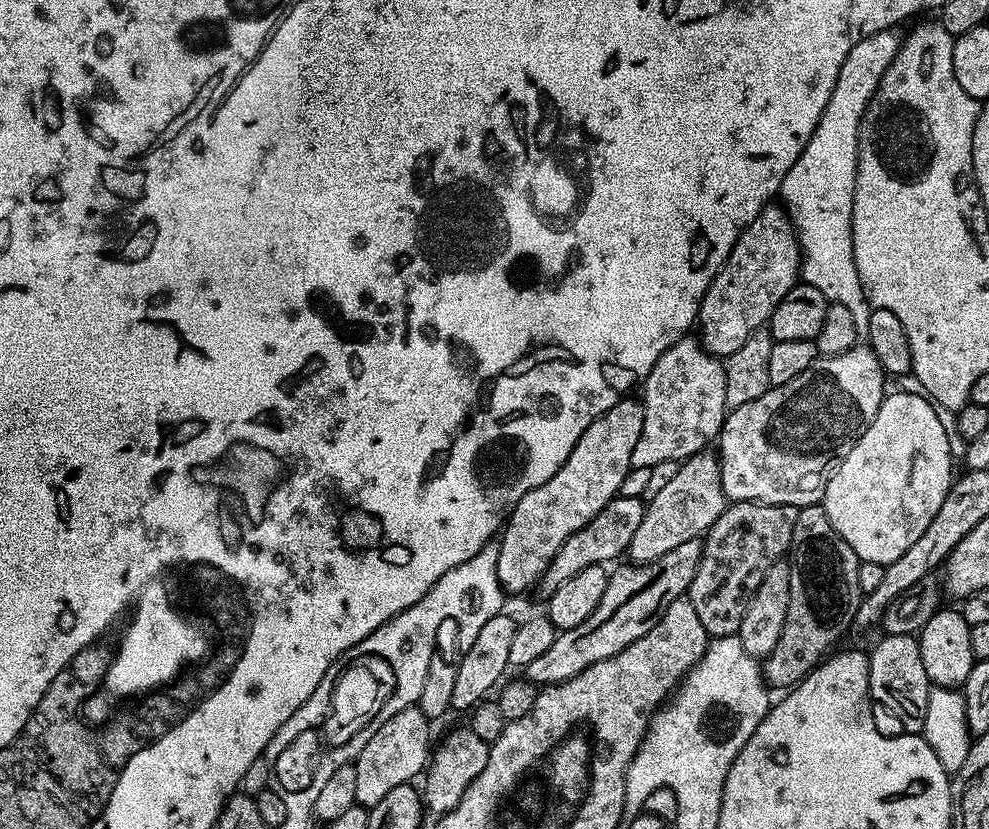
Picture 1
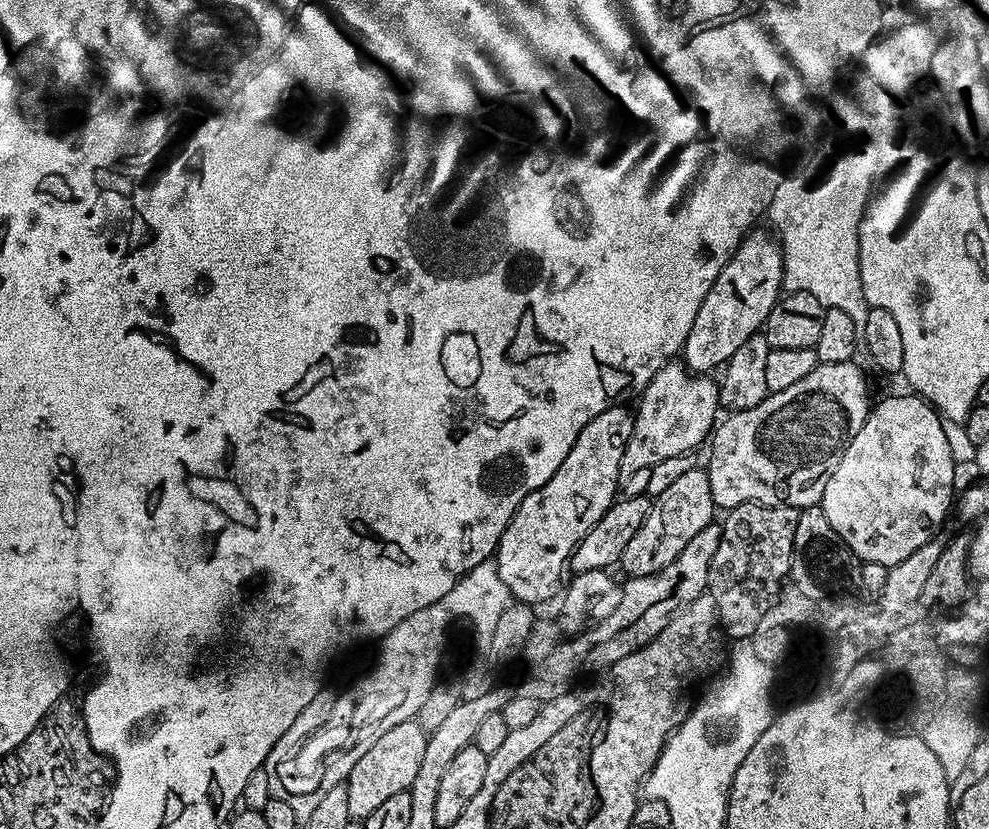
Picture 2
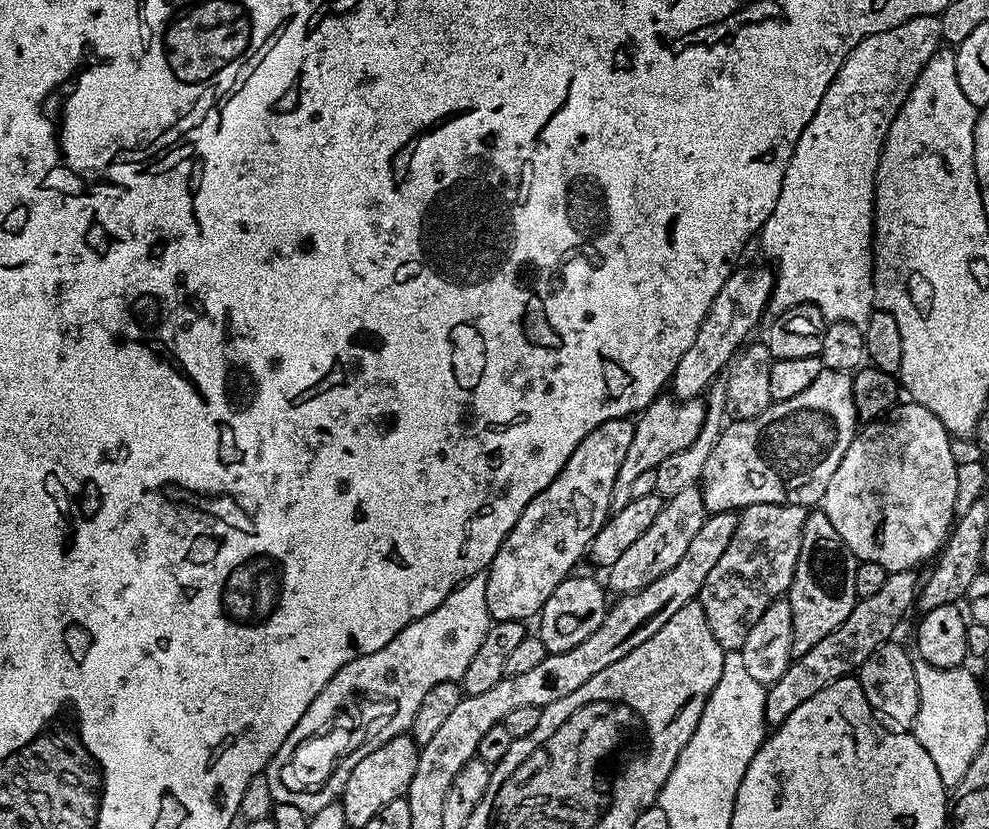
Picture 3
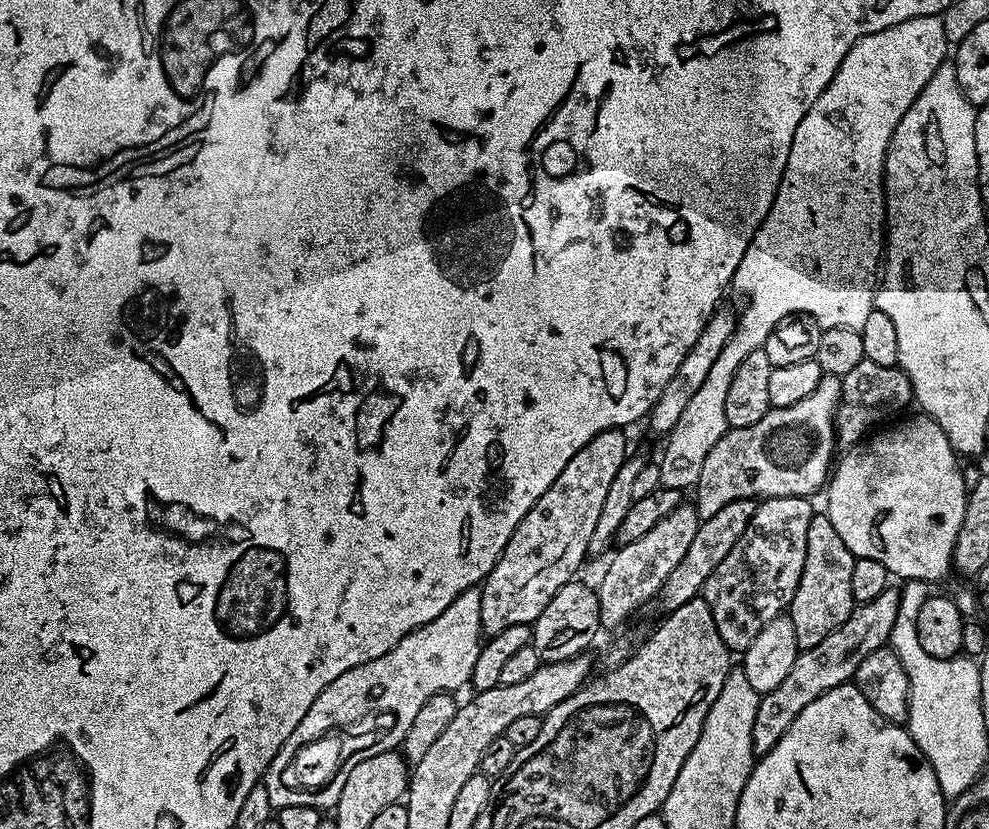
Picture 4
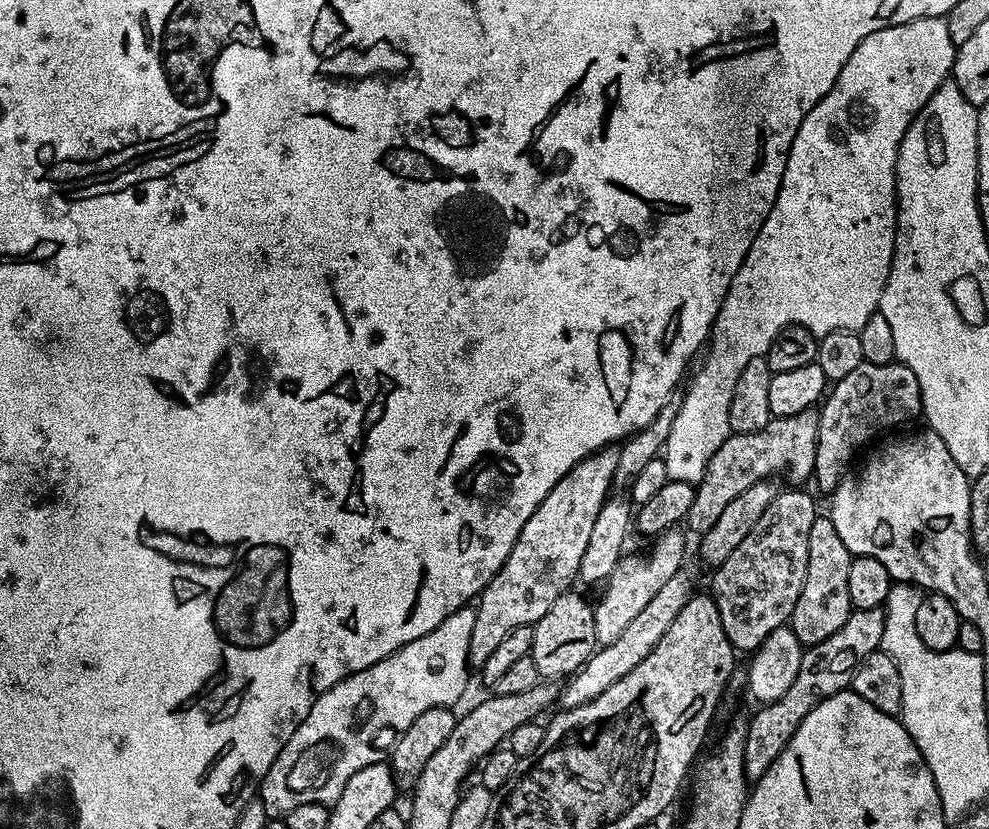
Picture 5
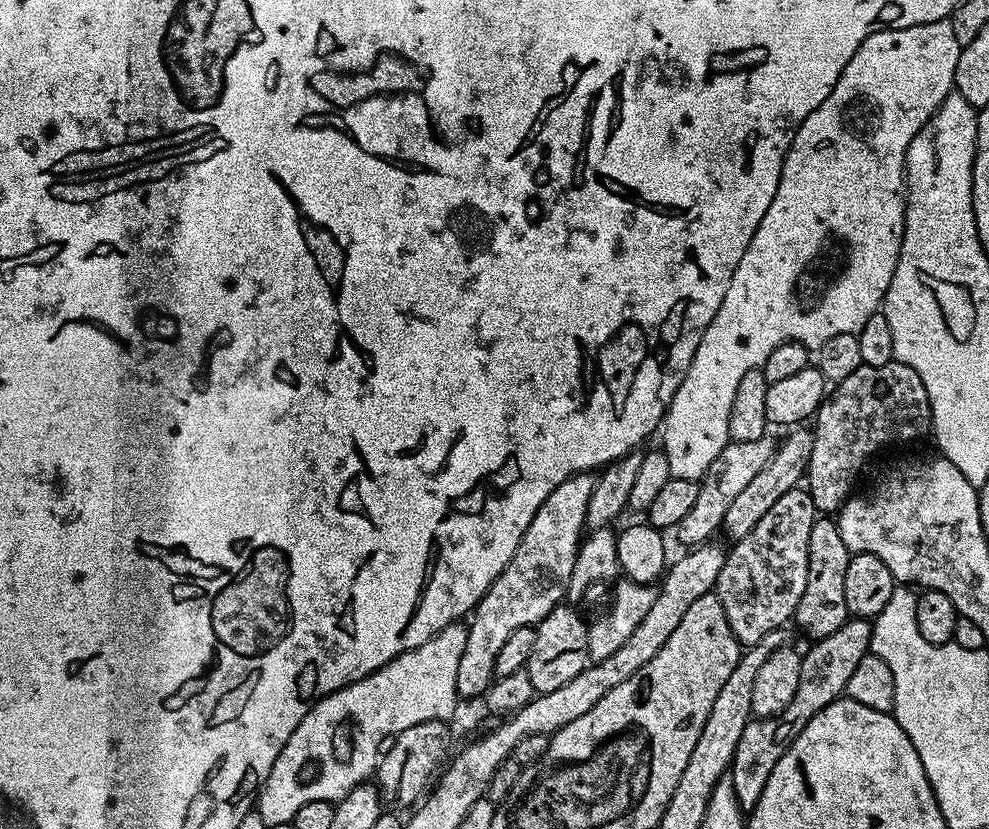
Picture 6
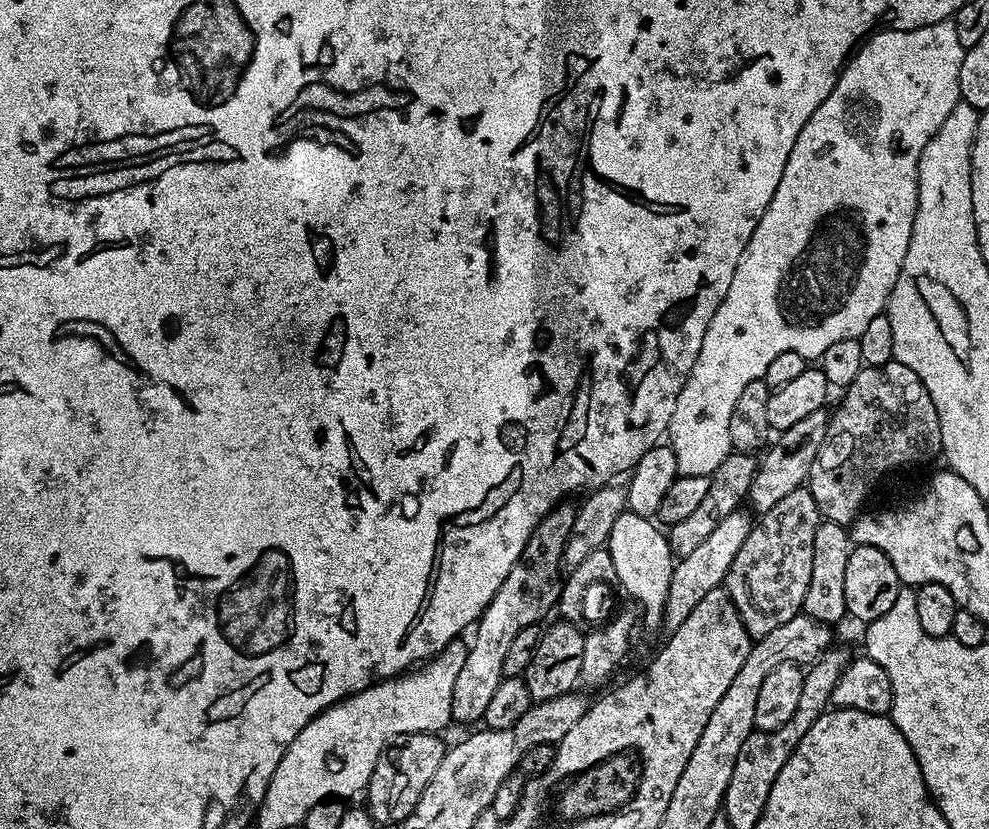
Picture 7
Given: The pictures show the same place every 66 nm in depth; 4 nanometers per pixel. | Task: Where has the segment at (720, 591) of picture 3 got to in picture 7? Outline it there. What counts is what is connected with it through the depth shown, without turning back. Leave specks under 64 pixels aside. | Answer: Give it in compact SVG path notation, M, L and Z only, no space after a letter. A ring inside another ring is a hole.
M807 487L786 494L770 510L759 513L723 582L749 636L770 634L782 622L801 615L814 570L814 534L818 534L821 523L818 502L814 502Z

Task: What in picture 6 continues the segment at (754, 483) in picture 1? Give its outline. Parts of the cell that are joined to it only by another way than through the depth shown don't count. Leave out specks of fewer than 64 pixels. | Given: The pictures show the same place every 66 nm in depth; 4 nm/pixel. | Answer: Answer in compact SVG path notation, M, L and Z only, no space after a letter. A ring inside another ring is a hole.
M771 438L754 442L733 440L725 446L722 454L718 454L718 458L710 462L710 470L706 470L704 479L699 481L700 490L698 499L694 502L694 510L690 510L690 514L686 514L686 518L682 518L682 522L675 529L674 535L682 543L688 544L684 546L709 543L715 537L712 535L723 529L726 510L730 510L734 498L738 498L739 492L754 479L754 474L758 474L758 470L762 470L770 462L777 447L777 441L775 439L772 441Z

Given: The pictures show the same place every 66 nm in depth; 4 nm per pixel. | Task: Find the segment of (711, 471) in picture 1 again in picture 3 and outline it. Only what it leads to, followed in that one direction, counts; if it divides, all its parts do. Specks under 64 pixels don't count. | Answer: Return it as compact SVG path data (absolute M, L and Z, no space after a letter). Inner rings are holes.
M699 487L683 488L678 490L678 494L667 497L658 518L654 518L651 523L650 530L646 530L646 534L642 534L642 538L638 538L638 542L629 546L626 554L622 554L622 558L618 558L618 562L614 562L612 567L607 569L607 587L611 591L613 588L616 594L627 594L642 590L650 582L662 578L662 574L666 574L666 570L673 568L682 558L682 554L686 554L686 546L690 546L694 534L702 530L705 519Z

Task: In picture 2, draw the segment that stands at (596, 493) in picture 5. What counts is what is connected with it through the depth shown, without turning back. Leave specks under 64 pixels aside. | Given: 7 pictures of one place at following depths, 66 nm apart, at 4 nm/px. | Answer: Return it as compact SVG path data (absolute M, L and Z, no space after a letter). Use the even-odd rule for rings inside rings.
M613 406L602 410L598 418L582 426L574 446L570 446L570 454L566 454L566 462L562 462L562 466L554 470L550 482L526 494L526 498L520 500L518 510L510 518L494 553L494 567L499 587L501 584L516 599L513 601L517 605L539 605L556 591L565 575L568 559L578 546L578 542L582 542L582 538L586 538L586 534L594 530L594 526L606 514L612 501L617 499L618 485L621 483L622 454L626 450L626 442L630 442L630 434L634 434L636 421L635 415L629 409L627 412L626 409L619 407Z

